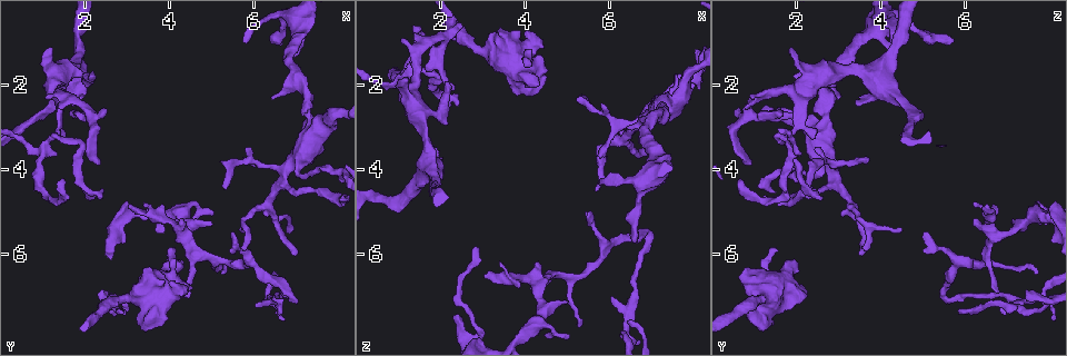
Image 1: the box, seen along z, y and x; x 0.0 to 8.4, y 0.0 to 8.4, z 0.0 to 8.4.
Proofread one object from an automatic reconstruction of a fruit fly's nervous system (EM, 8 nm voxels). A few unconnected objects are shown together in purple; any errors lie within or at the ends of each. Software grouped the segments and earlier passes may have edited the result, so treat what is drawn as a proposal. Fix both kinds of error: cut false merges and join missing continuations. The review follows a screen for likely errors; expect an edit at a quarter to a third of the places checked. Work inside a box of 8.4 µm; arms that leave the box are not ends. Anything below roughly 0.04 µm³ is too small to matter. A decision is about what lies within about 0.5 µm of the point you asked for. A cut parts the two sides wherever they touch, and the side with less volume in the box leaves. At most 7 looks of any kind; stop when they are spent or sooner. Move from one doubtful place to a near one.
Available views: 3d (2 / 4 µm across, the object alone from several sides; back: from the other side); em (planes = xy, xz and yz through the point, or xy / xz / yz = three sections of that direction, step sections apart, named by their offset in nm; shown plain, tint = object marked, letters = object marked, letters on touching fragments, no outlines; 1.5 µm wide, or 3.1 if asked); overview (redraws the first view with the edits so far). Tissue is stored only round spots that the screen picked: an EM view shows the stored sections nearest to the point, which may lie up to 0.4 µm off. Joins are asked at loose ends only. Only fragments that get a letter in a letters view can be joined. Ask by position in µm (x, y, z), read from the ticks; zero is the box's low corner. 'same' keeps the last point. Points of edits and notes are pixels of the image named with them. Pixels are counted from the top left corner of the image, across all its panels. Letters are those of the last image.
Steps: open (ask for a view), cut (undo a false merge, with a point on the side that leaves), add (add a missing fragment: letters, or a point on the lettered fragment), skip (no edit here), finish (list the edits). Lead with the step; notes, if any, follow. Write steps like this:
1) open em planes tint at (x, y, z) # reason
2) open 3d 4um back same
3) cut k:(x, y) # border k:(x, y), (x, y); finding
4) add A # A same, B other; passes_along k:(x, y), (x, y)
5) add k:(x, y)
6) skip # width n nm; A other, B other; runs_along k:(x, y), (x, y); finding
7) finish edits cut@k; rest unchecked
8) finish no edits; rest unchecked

open em xy step 8 tint at (4.45, 6.90, 1.05) # branch stops here

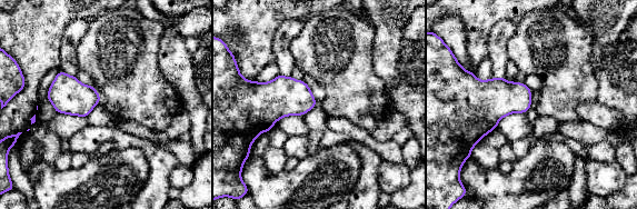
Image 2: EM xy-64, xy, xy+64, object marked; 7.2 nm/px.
open em planes letters same

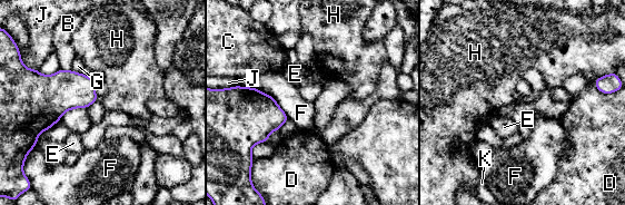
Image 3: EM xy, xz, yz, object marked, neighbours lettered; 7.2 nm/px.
skip # B other, C other, D other, E other, F other, G other, H other, J other, K other; border 3:(599, 76), (595, 80), (594, 86); no lettered fragment goes on from it

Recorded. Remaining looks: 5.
open 3d 4um at (6.85, 7.05, 5.45) # sharp bend

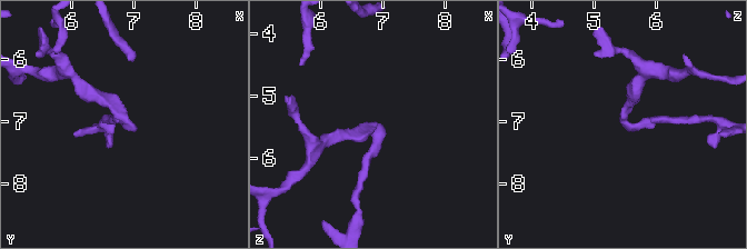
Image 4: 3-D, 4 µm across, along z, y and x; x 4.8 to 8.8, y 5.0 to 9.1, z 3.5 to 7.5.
open em planes letters at (6.90, 7.00, 5.50)

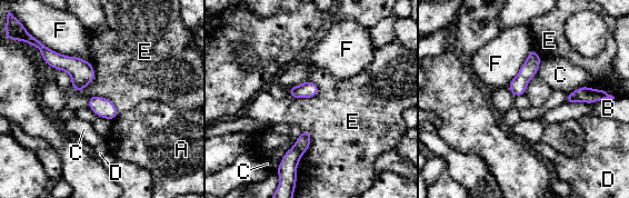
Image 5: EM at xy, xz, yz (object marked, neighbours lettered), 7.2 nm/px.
cut 5:(587, 95) # A other, B other, C other, D other, E other, F other; border 5:(575, 91), (581, 100); two neurons meet here

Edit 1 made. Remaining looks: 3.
finish edits cut@5; rest unchecked

